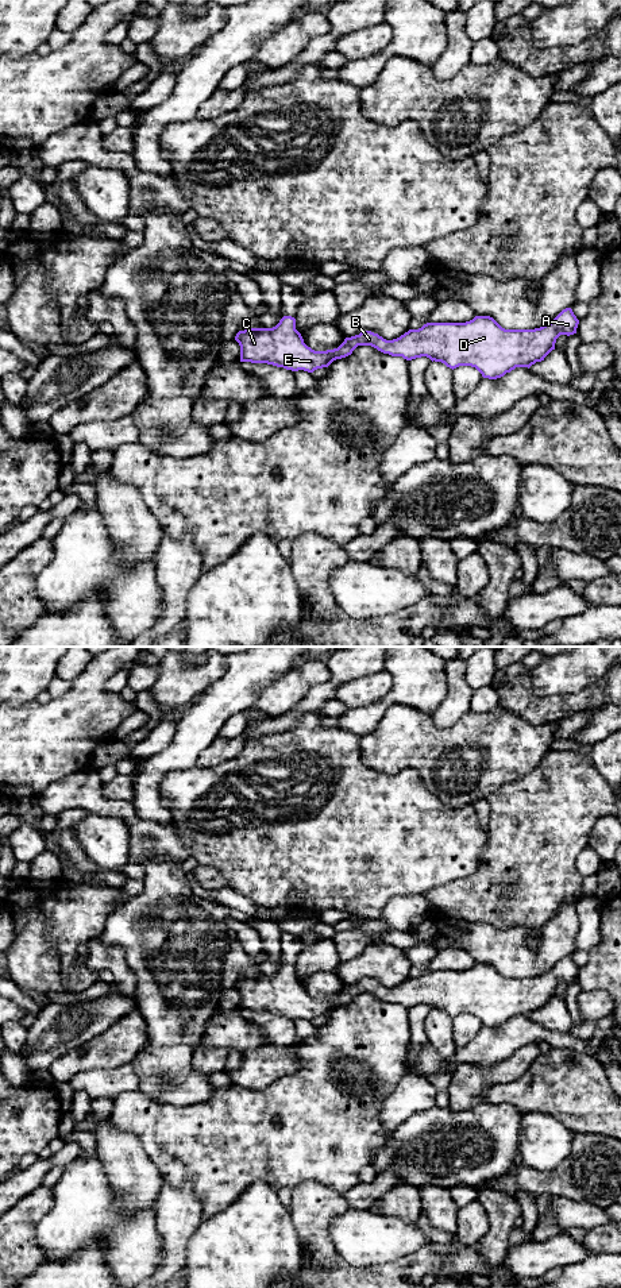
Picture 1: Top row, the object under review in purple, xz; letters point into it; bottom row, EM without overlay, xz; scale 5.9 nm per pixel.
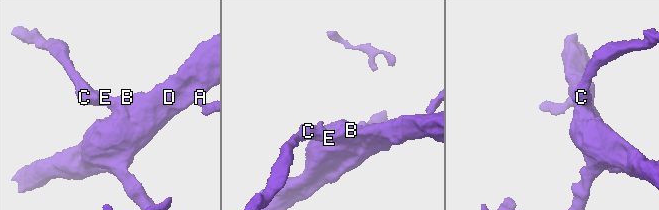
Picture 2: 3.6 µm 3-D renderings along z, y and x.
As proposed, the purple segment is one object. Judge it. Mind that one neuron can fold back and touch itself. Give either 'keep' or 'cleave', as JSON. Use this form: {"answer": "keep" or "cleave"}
{"answer": "keep"}

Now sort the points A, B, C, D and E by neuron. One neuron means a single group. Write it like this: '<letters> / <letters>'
A B C D E

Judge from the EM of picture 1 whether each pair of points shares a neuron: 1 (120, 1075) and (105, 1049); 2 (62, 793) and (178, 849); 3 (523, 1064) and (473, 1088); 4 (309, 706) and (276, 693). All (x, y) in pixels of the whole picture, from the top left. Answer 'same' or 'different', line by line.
1: different
2: same
3: same
4: different

